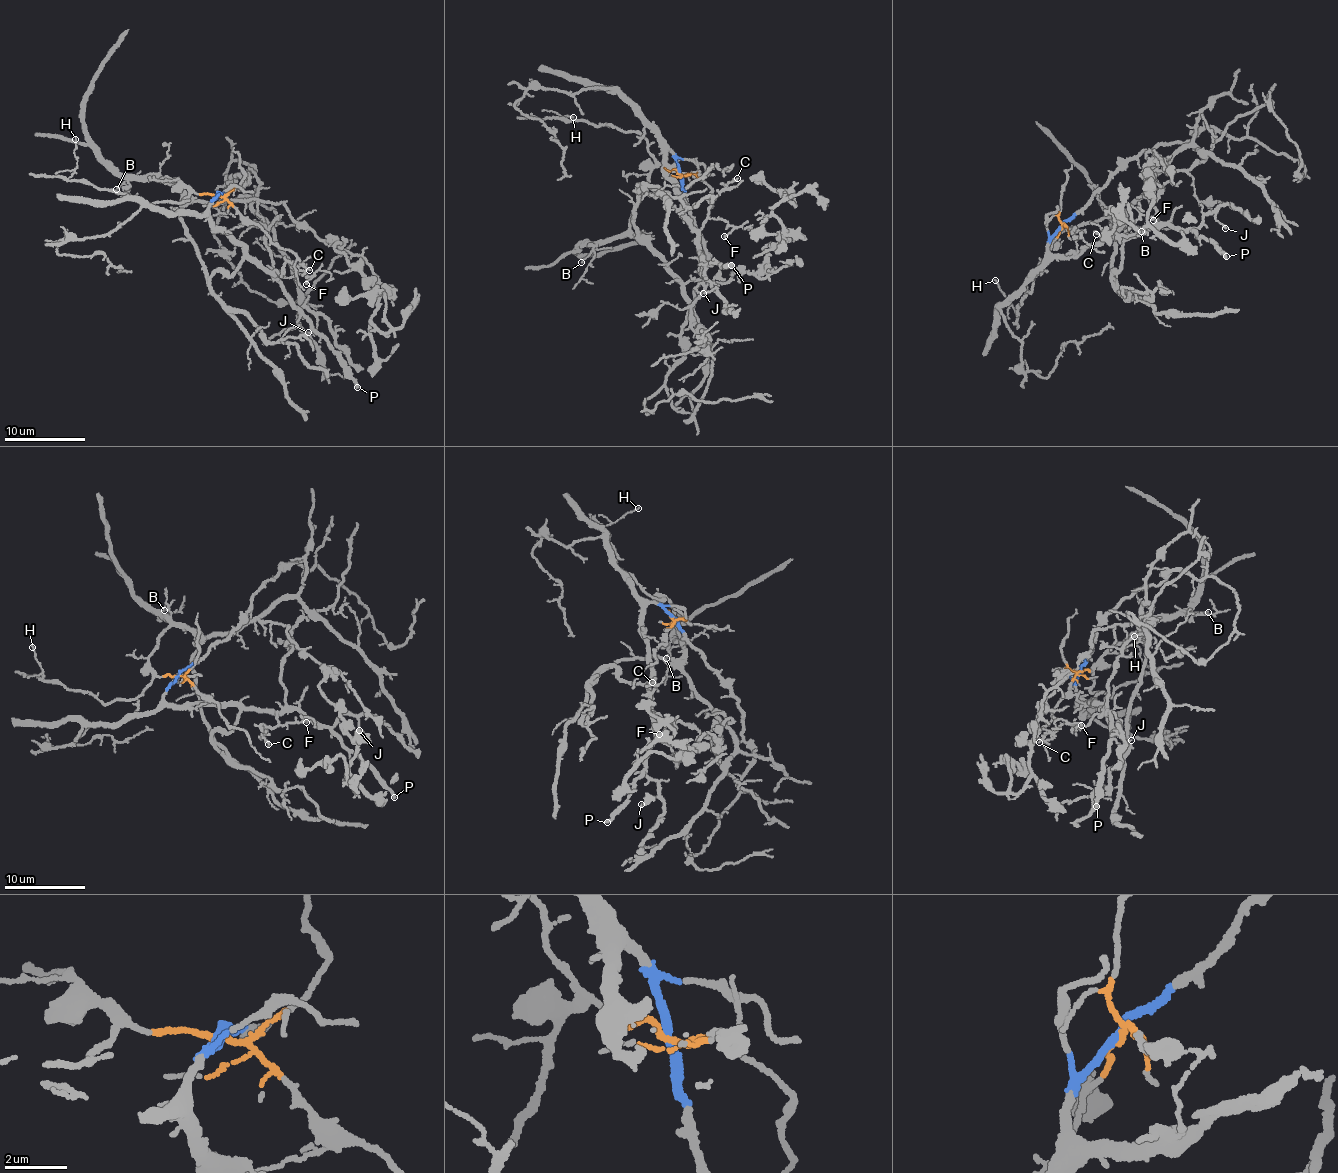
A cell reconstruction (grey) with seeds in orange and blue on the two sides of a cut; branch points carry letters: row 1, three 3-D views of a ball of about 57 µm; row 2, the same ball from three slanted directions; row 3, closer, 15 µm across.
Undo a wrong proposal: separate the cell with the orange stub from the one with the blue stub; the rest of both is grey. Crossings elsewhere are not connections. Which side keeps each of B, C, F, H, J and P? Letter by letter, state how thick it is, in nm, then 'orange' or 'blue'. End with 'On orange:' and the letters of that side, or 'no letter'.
B: 90 nm | orange
C: 90 nm | blue
F: 120 nm | blue
H: 100 nm | orange
J: 120 nm | blue
P: 240 nm | blue
On orange: B, H

